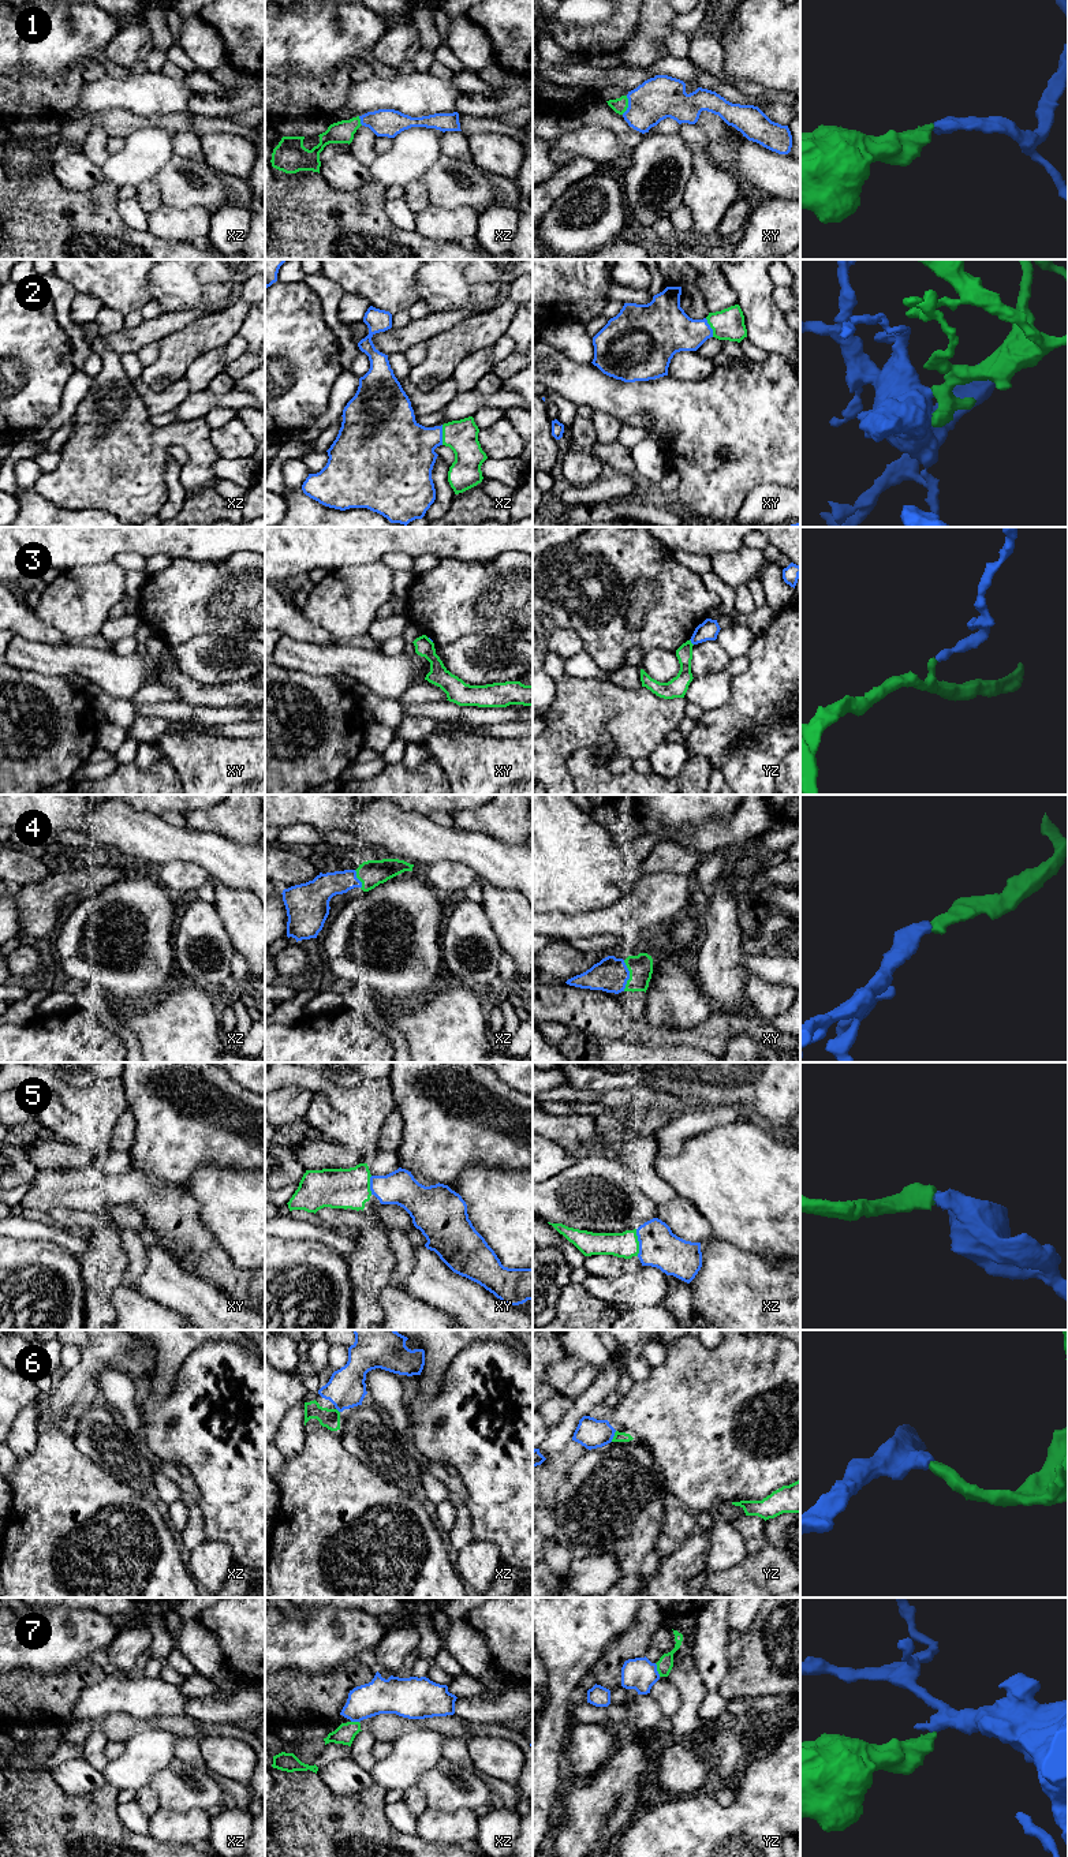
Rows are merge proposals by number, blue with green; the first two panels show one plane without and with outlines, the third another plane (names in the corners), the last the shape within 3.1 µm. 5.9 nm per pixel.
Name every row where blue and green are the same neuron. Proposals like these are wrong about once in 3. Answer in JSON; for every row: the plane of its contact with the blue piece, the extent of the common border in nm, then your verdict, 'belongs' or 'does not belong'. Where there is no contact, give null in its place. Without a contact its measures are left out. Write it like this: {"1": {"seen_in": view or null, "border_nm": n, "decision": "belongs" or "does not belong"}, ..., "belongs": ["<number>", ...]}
{"1": {"seen_in": "xy", "border_nm": 120, "decision": "belongs"}, "2": {"seen_in": "xz", "border_nm": 120, "decision": "belongs"}, "3": {"seen_in": "yz", "border_nm": 40, "decision": "does not belong"}, "4": {"seen_in": "xy", "border_nm": 180, "decision": "belongs"}, "5": {"seen_in": "xz", "border_nm": 160, "decision": "belongs"}, "6": {"seen_in": "yz", "border_nm": 70, "decision": "belongs"}, "7": {"seen_in": "yz", "border_nm": 90, "decision": "does not belong"}, "belongs": ["1", "2", "4", "5", "6"]}

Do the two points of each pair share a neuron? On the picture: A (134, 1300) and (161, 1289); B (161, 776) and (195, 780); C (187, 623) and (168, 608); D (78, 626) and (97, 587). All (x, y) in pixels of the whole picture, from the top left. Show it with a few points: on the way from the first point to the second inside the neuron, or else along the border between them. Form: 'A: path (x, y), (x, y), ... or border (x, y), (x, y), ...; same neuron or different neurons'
A: border (133, 1288), (146, 1297), (174, 1308); different neurons
B: border (164, 755), (182, 780); different neurons
C: path (183, 619), (172, 608); same neuron
D: path (78, 616), (78, 606), (88, 597); same neuron

